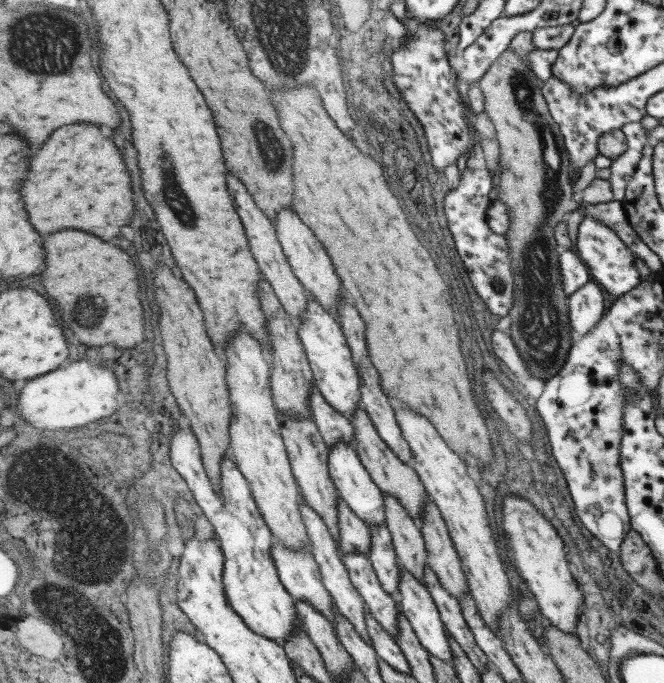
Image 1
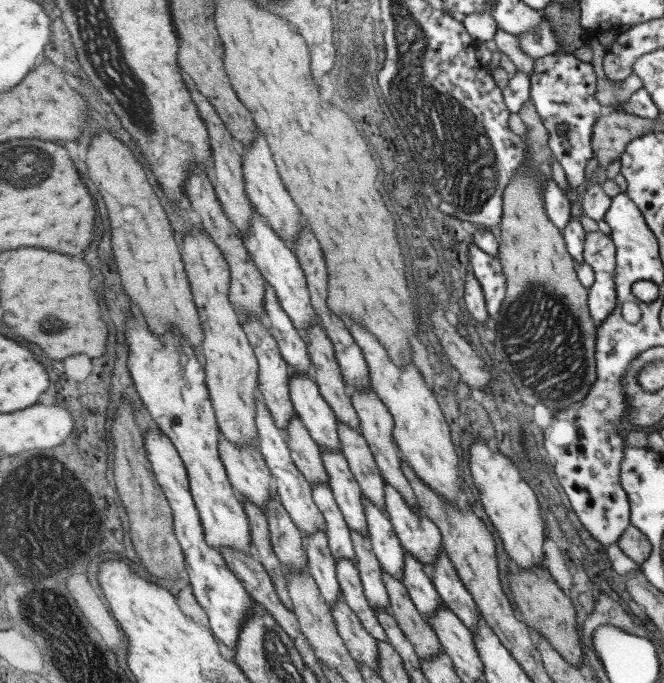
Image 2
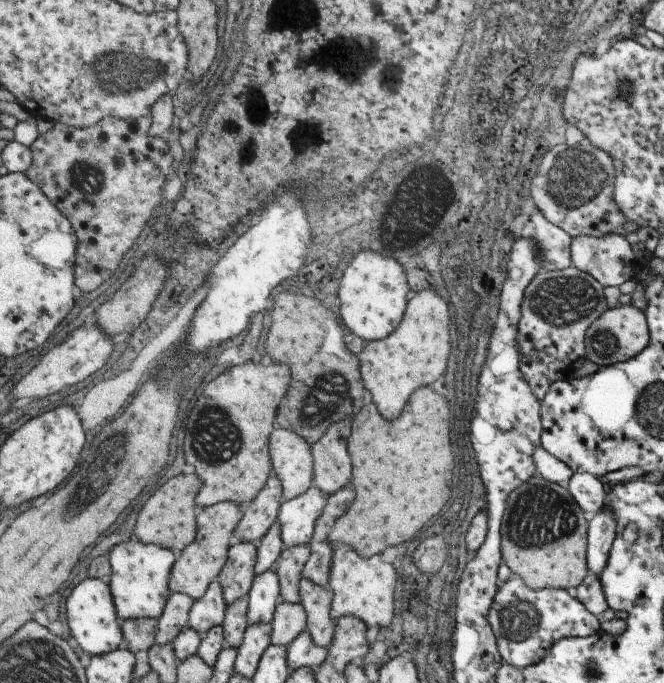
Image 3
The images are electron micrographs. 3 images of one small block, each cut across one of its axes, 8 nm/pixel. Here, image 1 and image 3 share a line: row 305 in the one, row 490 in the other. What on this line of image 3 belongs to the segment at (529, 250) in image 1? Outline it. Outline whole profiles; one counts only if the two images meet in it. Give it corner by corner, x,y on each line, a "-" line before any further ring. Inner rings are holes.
533,474
507,496
501,522
501,558
513,574
523,578
529,590
577,588
589,572
587,526
583,510
565,486

